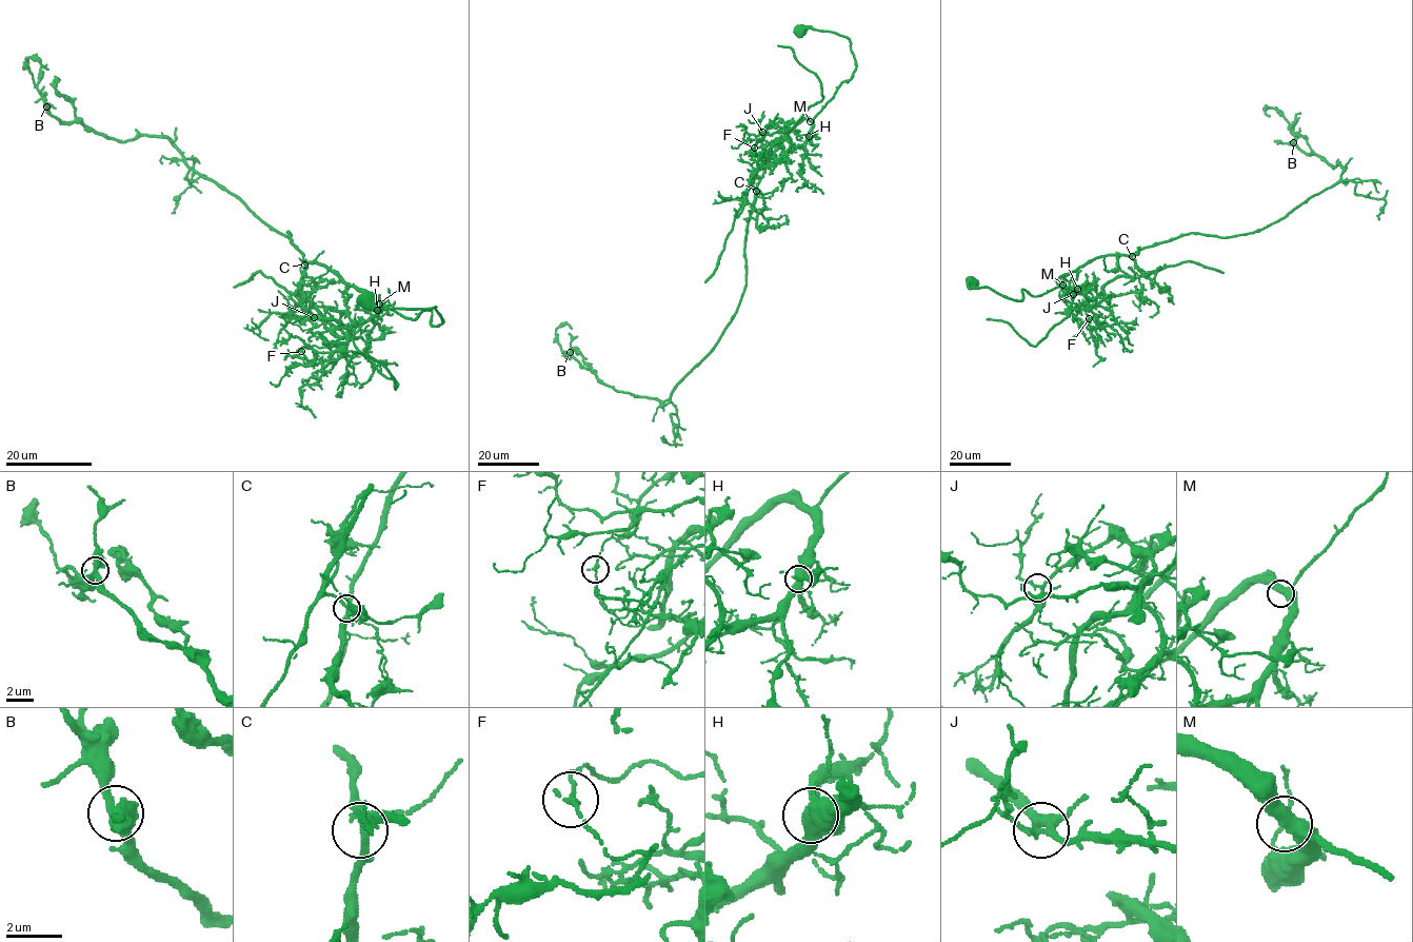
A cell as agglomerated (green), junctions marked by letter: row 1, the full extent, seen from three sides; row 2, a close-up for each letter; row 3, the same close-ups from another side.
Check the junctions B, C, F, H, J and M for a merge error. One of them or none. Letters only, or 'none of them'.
F

